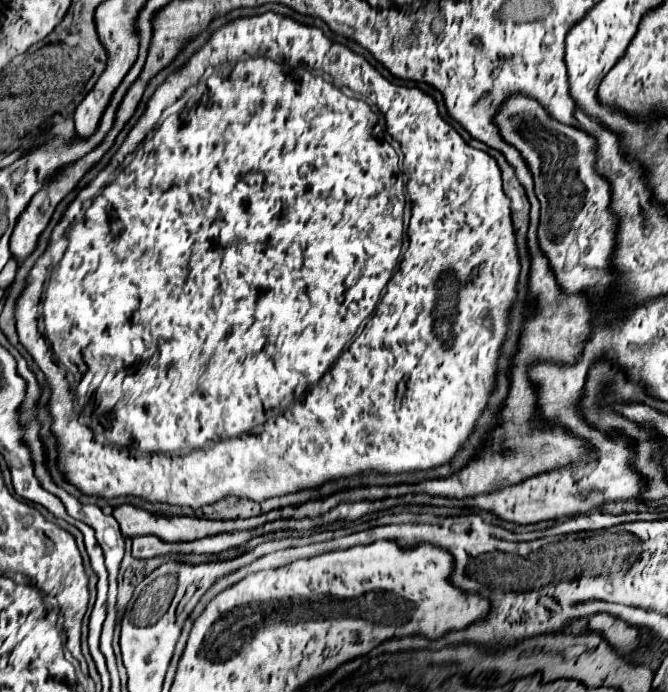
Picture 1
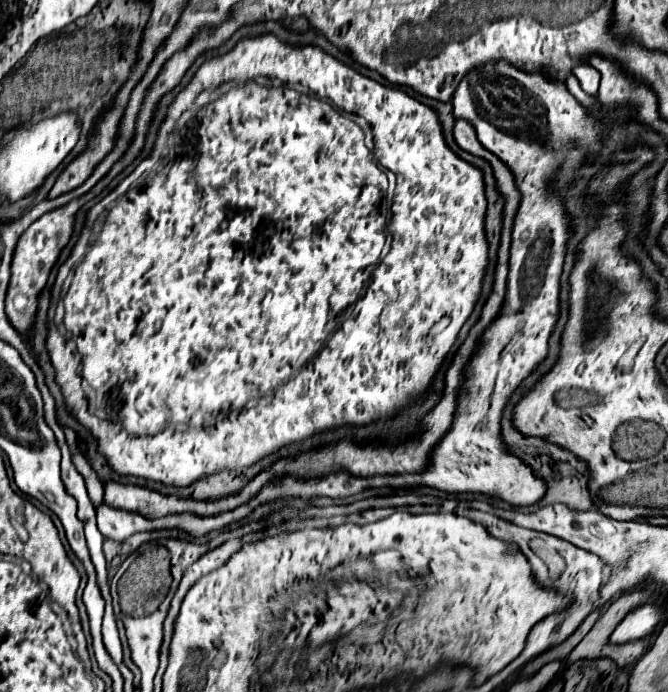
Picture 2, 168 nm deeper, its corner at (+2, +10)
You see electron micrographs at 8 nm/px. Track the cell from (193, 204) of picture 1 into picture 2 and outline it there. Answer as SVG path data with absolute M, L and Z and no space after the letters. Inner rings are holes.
M262 33L262 35L256 35L256 37L244 37L244 39L240 39L240 41L238 41L238 43L236 43L236 47L234 47L234 49L230 49L230 51L228 51L228 53L222 53L222 55L216 55L216 57L210 57L210 59L208 59L208 61L206 61L206 63L204 63L204 65L200 65L200 67L198 67L198 71L196 71L196 73L194 73L194 77L192 77L192 81L190 81L190 83L188 83L188 85L186 85L186 87L184 87L184 89L182 89L182 91L180 91L180 93L178 93L178 95L176 95L176 97L174 97L174 101L172 101L172 103L170 103L170 107L168 107L168 113L166 113L166 118L165 118L165 119L164 119L164 121L163 121L163 122L162 122L162 124L161 124L161 126L160 126L160 129L159 129L159 132L158 132L158 135L157 135L157 138L156 138L156 142L155 142L155 145L154 145L154 148L153 148L153 150L152 150L152 152L151 152L151 153L150 153L150 155L148 155L148 156L147 156L147 157L146 157L146 158L144 158L144 159L141 159L141 160L140 160L140 162L139 162L139 164L138 164L138 166L137 166L137 167L136 167L136 169L135 169L135 170L134 170L134 171L133 171L133 172L132 172L132 173L131 173L131 174L130 174L130 175L129 175L129 176L127 176L127 177L126 177L126 178L124 178L124 179L123 179L123 180L122 180L122 181L121 181L121 182L120 182L120 183L119 183L119 184L118 184L118 186L117 186L117 187L116 187L116 188L114 188L114 189L113 189L113 190L110 190L110 191L108 191L108 192L107 192L107 194L106 194L106 196L104 196L104 197L103 197L103 198L102 198L102 199L101 199L101 200L100 200L100 201L99 201L99 202L98 202L98 203L97 203L97 204L96 204L96 205L94 205L94 206L93 206L93 207L92 207L92 209L90 209L90 211L88 211L88 213L86 213L86 223L84 223L84 227L82 227L82 231L80 231L80 237L78 237L78 241L76 241L76 245L74 245L74 249L72 249L72 255L70 255L70 257L68 257L68 261L66 261L66 263L62 263L62 265L60 265L60 266L59 266L59 269L58 269L58 271L59 271L59 273L58 273L58 276L57 276L57 278L56 278L56 281L55 281L55 284L54 284L54 286L55 286L55 287L54 287L54 288L53 288L53 289L52 289L52 291L51 291L51 294L60 294L60 293L62 293L62 292L65 292L65 290L64 290L64 288L63 288L63 285L64 285L64 283L65 283L65 281L67 281L67 280L68 280L68 277L70 277L70 276L71 276L71 275L72 275L72 274L73 274L73 271L74 271L74 275L72 275L72 285L70 285L70 289L68 289L68 291L66 291L66 295L64 295L64 299L62 299L62 301L64 301L64 321L62 321L62 323L64 323L64 327L66 327L66 335L68 335L68 337L70 337L70 335L72 335L72 339L74 339L74 341L76 341L76 344L75 344L75 342L74 342L74 341L73 341L73 340L72 340L72 339L69 339L69 341L68 341L68 339L67 339L67 336L64 336L64 335L61 335L61 334L60 334L60 333L59 333L59 332L58 332L58 330L57 330L57 327L56 327L56 326L55 326L55 325L54 325L54 324L53 324L53 325L52 325L52 326L51 326L51 317L50 317L50 312L48 312L48 319L49 319L49 323L48 323L48 336L47 336L47 340L46 340L46 346L47 346L47 349L48 349L48 352L49 352L49 356L50 356L50 360L51 360L51 362L52 362L52 365L54 365L54 369L56 369L56 383L58 383L58 385L60 385L60 389L62 389L62 395L64 395L64 401L65 401L65 403L66 403L66 409L68 409L68 411L71 411L71 413L72 413L72 414L73 414L73 416L74 416L74 417L75 417L75 418L76 418L76 419L77 419L77 421L78 421L78 422L79 422L79 423L80 423L80 424L82 424L82 425L83 425L83 426L84 426L84 427L86 427L86 429L88 429L88 431L90 431L90 433L92 433L92 437L94 437L94 439L96 439L96 445L98 445L98 451L100 451L100 453L102 453L102 455L104 455L104 459L106 459L106 463L108 463L108 465L110 465L110 469L112 469L112 471L114 471L114 473L118 473L118 475L134 475L134 477L142 477L142 479L154 479L154 481L160 481L160 483L164 483L164 485L174 485L174 487L190 487L190 485L192 485L192 483L196 483L196 481L198 481L198 479L202 479L202 477L208 477L208 475L214 475L214 473L218 473L218 471L224 471L224 469L232 469L232 471L236 471L236 469L242 469L242 467L252 467L252 465L254 465L254 463L258 463L258 461L262 461L262 459L266 459L266 457L270 457L270 455L274 455L274 453L278 453L278 451L280 451L280 449L282 449L282 447L286 447L286 445L290 445L290 443L302 443L302 441L306 441L306 439L310 439L310 437L314 437L314 435L320 435L320 433L326 433L326 431L336 431L336 429L340 429L340 427L342 427L342 425L354 425L354 427L364 427L364 425L370 425L370 423L376 423L376 421L390 421L390 419L394 419L394 417L396 417L396 415L398 415L398 413L400 413L400 411L404 411L404 409L406 409L406 407L412 407L412 405L418 405L418 403L422 403L422 401L424 401L424 399L426 399L426 395L428 395L428 391L430 391L430 387L432 387L432 383L434 383L434 379L436 379L436 375L438 375L438 373L440 373L440 369L442 369L442 365L444 365L444 361L446 361L446 355L448 355L448 351L446 351L446 347L448 347L448 349L450 349L450 347L452 347L452 345L454 345L454 343L456 343L456 339L458 339L458 331L460 331L460 329L462 329L462 325L464 325L464 323L466 323L466 319L468 319L468 317L470 317L470 313L472 313L472 311L474 311L474 307L476 307L476 303L478 303L478 297L480 297L480 293L482 293L482 283L484 283L484 275L486 275L486 271L488 271L488 263L490 263L490 259L488 259L488 239L486 239L486 209L488 209L488 201L486 201L486 185L484 185L484 173L482 173L482 169L478 169L478 167L476 167L476 165L472 165L472 163L468 163L468 161L464 161L464 159L462 159L462 157L458 157L458 155L456 155L456 153L454 153L454 151L452 151L452 149L450 149L450 147L448 147L448 143L446 143L446 139L444 139L444 133L442 133L442 125L440 125L440 121L438 121L438 115L436 115L436 111L434 111L434 109L432 109L432 107L430 107L430 105L426 105L426 103L422 103L422 101L418 101L418 99L414 99L414 97L410 97L410 95L408 95L408 93L406 93L406 91L402 91L402 89L392 89L392 87L386 87L386 85L382 85L382 83L378 83L378 81L374 81L374 79L370 79L370 77L364 77L364 75L362 75L362 73L358 73L358 71L356 71L356 69L352 69L352 67L350 67L350 65L348 65L348 63L344 63L344 61L340 61L340 59L336 59L336 57L332 57L332 55L330 55L330 53L326 53L326 51L324 51L324 49L320 49L320 47L316 47L316 45L310 45L310 43L306 43L306 45L300 45L300 43L288 43L288 41L282 41L282 39L280 39L280 37L278 37L278 35L274 35L274 33ZM258 75L266 75L266 78L268 78L268 79L269 79L269 78L270 78L270 80L271 80L271 82L272 82L272 83L270 83L270 85L262 85L262 83L259 83L259 82L258 82L258 81L259 81L259 80L258 80L258 78L257 78L257 79L256 79L256 77L258 77ZM250 79L256 79L256 80L251 80L251 81L250 81ZM209 85L213 85L213 86L214 86L214 87L215 87L215 88L217 88L217 90L216 90L216 92L217 92L217 96L218 96L218 97L216 97L216 99L214 99L214 101L212 101L212 103L210 103L210 105L208 105L208 113L206 113L206 119L204 119L204 121L198 121L198 123L196 123L196 127L194 127L194 131L192 131L192 137L186 137L186 141L182 141L182 143L180 143L180 145L176 145L176 147L178 147L178 149L168 149L168 153L166 153L166 157L164 157L164 161L166 161L166 163L164 163L164 165L162 165L162 167L160 167L160 169L158 169L158 171L156 171L156 173L154 173L154 177L152 177L152 179L150 179L150 181L148 181L148 185L146 185L146 187L140 187L140 185L137 185L137 184L138 184L138 183L139 183L139 182L140 182L140 180L141 180L141 179L140 179L140 178L141 178L141 176L142 176L142 175L143 175L143 174L144 174L144 175L146 175L146 174L148 174L148 173L150 173L150 172L153 172L153 171L154 171L154 170L155 170L155 167L156 167L156 165L157 165L157 164L158 164L158 163L159 163L159 162L160 162L160 160L161 160L161 159L162 159L162 158L163 158L163 156L164 156L164 152L165 152L165 148L166 148L166 147L167 147L167 146L168 146L168 138L169 138L169 136L170 136L170 135L171 135L171 134L173 134L173 133L174 133L174 132L175 132L175 131L176 131L176 129L177 129L177 123L178 123L178 120L179 120L179 119L180 119L180 115L182 115L182 113L184 113L184 111L186 111L186 109L188 109L188 107L190 107L190 105L192 105L192 101L194 101L194 99L196 99L196 95L198 95L198 93L200 93L200 91L202 91L202 90L203 90L203 89L206 89L206 87L207 87L207 86L209 86ZM272 85L273 85L273 86L274 86L274 87L272 87ZM222 87L223 87L223 88L222 88ZM290 88L291 88L291 89L290 89ZM296 90L297 90L297 91L296 91ZM302 92L304 92L304 93L308 93L308 95L302 95ZM314 93L316 93L316 95L314 95ZM320 97L326 97L326 99L330 99L330 101L332 101L332 103L334 103L334 105L332 105L332 103L330 103L330 101L326 101L326 99L320 99ZM338 107L340 107L340 109L342 109L342 111L352 111L352 113L358 113L358 115L362 115L362 117L364 117L364 119L366 119L366 121L370 121L370 123L372 123L372 133L374 133L374 141L376 141L376 149L374 149L374 151L372 151L372 149L368 149L368 147L366 147L366 143L364 143L364 131L362 131L362 127L360 127L360 125L358 125L358 121L356 121L356 115L352 115L352 113L350 113L350 115L348 115L348 113L342 113L342 111L340 111L340 109L338 109ZM204 133L206 133L206 135L204 135ZM188 143L190 143L190 149L188 149ZM374 155L376 155L376 159L378 159L378 163L380 163L380 165L382 165L382 167L386 167L386 169L390 169L390 171L394 171L394 173L396 173L396 179L398 179L398 183L396 183L396 195L394 195L394 207L392 207L392 221L390 221L390 225L388 225L388 217L390 217L390 205L388 205L388 199L386 199L386 193L388 193L388 177L386 177L386 171L384 171L384 169L382 169L382 167L380 167L380 165L378 165L378 163L376 163L376 159L374 159ZM286 177L290 177L290 179L286 179ZM290 181L292 181L292 183L290 183ZM200 183L202 183L202 185L200 185ZM276 183L278 183L278 185L276 185ZM134 186L136 186L136 187L134 187ZM128 187L130 187L130 189L128 189ZM126 189L128 189L128 191L126 191ZM466 191L472 191L472 193L466 193ZM412 193L414 193L414 195L412 195ZM118 195L122 195L122 197L118 197ZM478 195L480 195L480 197L478 197ZM116 197L118 197L118 199L116 199ZM114 199L116 199L116 201L114 201ZM112 201L114 201L114 205L112 205ZM110 205L112 205L112 209L110 209L110 211L108 211L108 215L106 215L106 217L104 217L104 219L102 219L102 215L104 215L104 213L106 213L106 209L108 209L108 207L110 207ZM298 213L302 213L302 215L300 215L300 217L298 217ZM95 222L99 222L99 224L101 224L101 222L102 222L102 225L96 225L96 227L100 227L100 231L96 231L96 229L94 229L94 225L93 225L93 223L95 223ZM386 229L388 229L388 231L386 231ZM94 231L96 231L96 233L98 233L98 237L96 237L96 239L94 239L94 235L96 235L96 233L94 233ZM386 233L392 233L392 235L394 235L394 239L392 239L392 249L390 249L390 253L388 253L388 255L386 255L386 257L384 257L384 259L382 259L382 261L380 261L380 255L382 255L382 249L384 249L384 243L386 243L386 241L382 241L382 237L386 237ZM288 235L290 235L290 237L288 237ZM412 237L414 237L414 245L412 245ZM92 239L94 239L94 241L92 241ZM90 241L92 241L92 243L90 243ZM180 241L182 241L182 243L180 243ZM198 241L200 241L200 243L198 243ZM88 243L90 243L90 249L88 249ZM86 249L88 249L88 253L86 253ZM84 253L86 253L86 255L84 255ZM82 257L84 257L84 259L82 259ZM80 259L82 259L82 261L80 261ZM78 261L80 261L80 263L78 263ZM378 261L380 261L380 265L378 265ZM376 267L378 267L378 269L376 269ZM75 268L76 268L76 269L75 269ZM374 269L376 269L376 271L374 271ZM372 273L374 273L374 275L372 275ZM63 274L64 274L64 275L63 275ZM370 277L372 277L372 281L370 281ZM62 279L63 279L63 282L61 282L61 280L62 280ZM366 285L368 285L368 287L366 287ZM364 287L366 287L366 291L364 291L364 293L362 293L362 295L360 295L360 289L364 289ZM354 301L356 301L356 303L354 303ZM352 307L354 307L354 309L352 309ZM350 309L352 309L352 313L350 313L350 315L348 315L348 317L346 317L346 319L344 319L344 315L346 315L346 313L348 313L348 311L350 311ZM450 313L460 313L460 317L456 317L456 315L450 315ZM342 321L344 321L344 323L342 323ZM340 325L342 325L342 327L340 327ZM336 331L338 331L338 333L336 333ZM334 333L336 333L336 335L334 335ZM332 335L334 335L334 337L332 337ZM330 337L332 337L332 339L330 339ZM452 339L454 339L454 341L452 341ZM324 341L326 341L326 345L324 345ZM77 347L78 347L78 351L77 351ZM320 347L322 347L322 349L320 349ZM318 349L320 349L320 351L318 351ZM78 353L80 353L80 355L82 355L82 377L84 377L84 379L86 379L86 381L88 381L88 385L90 385L90 387L92 387L92 389L94 389L94 391L96 391L96 399L94 399L94 403L92 403L92 407L90 407L90 411L89 411L89 398L88 398L88 397L87 397L87 396L86 396L86 395L84 395L84 391L82 391L82 387L80 387L80 379L82 379L82 377L80 377L80 367L78 367L78 365L80 365L80 355L78 355ZM142 375L144 375L144 377L142 377ZM148 375L152 375L152 377L148 377ZM164 385L166 385L166 387L164 387Z

